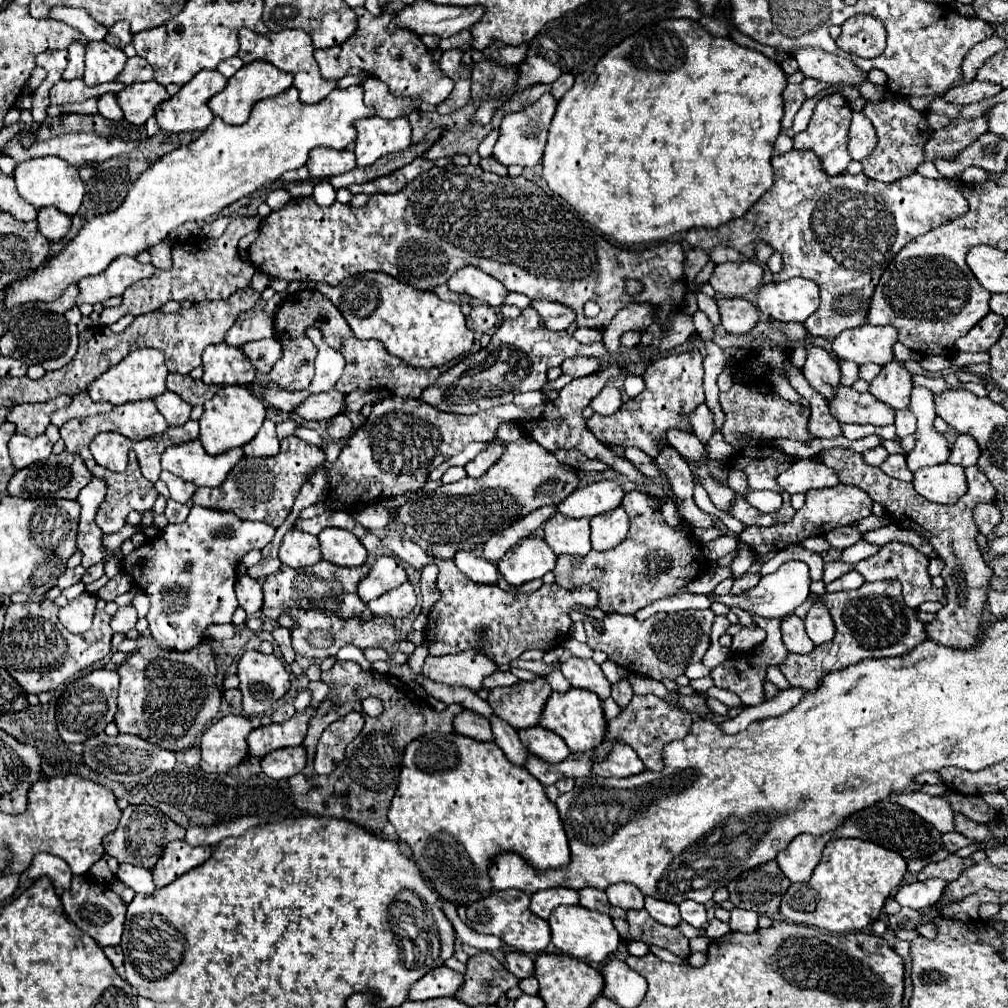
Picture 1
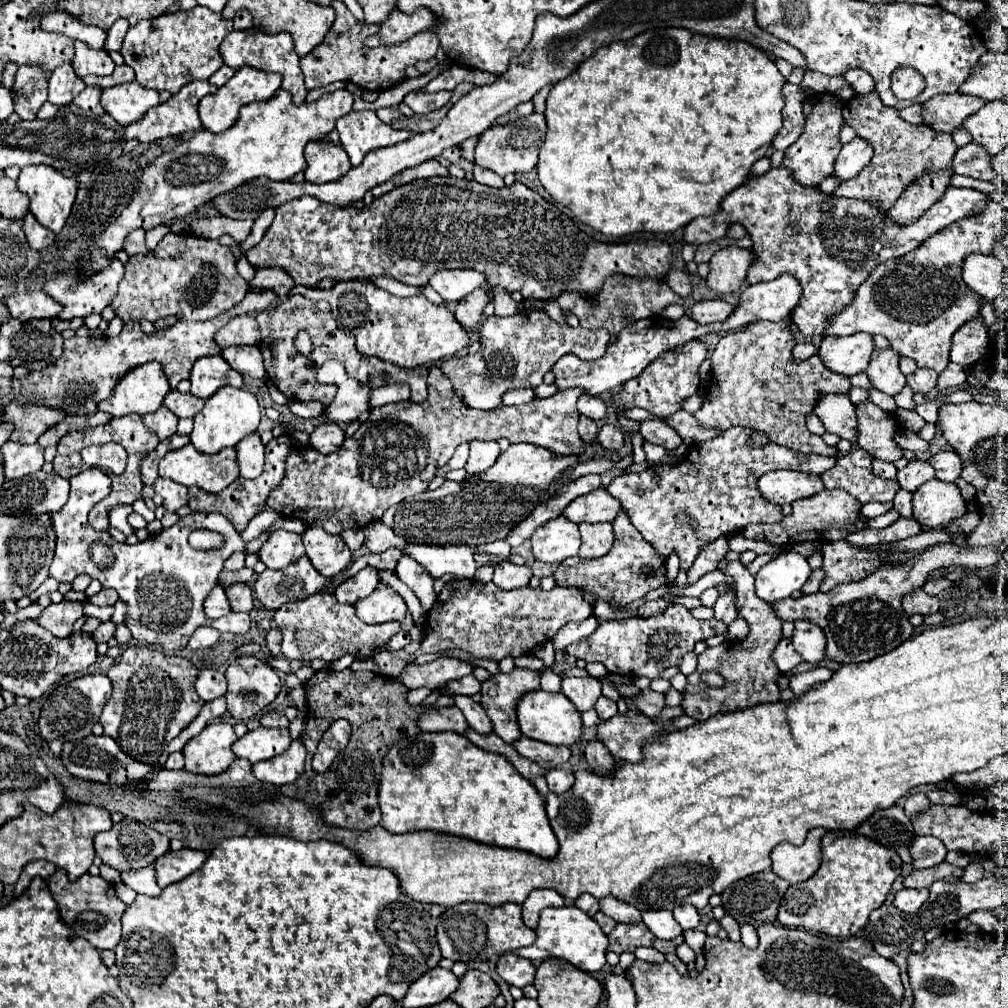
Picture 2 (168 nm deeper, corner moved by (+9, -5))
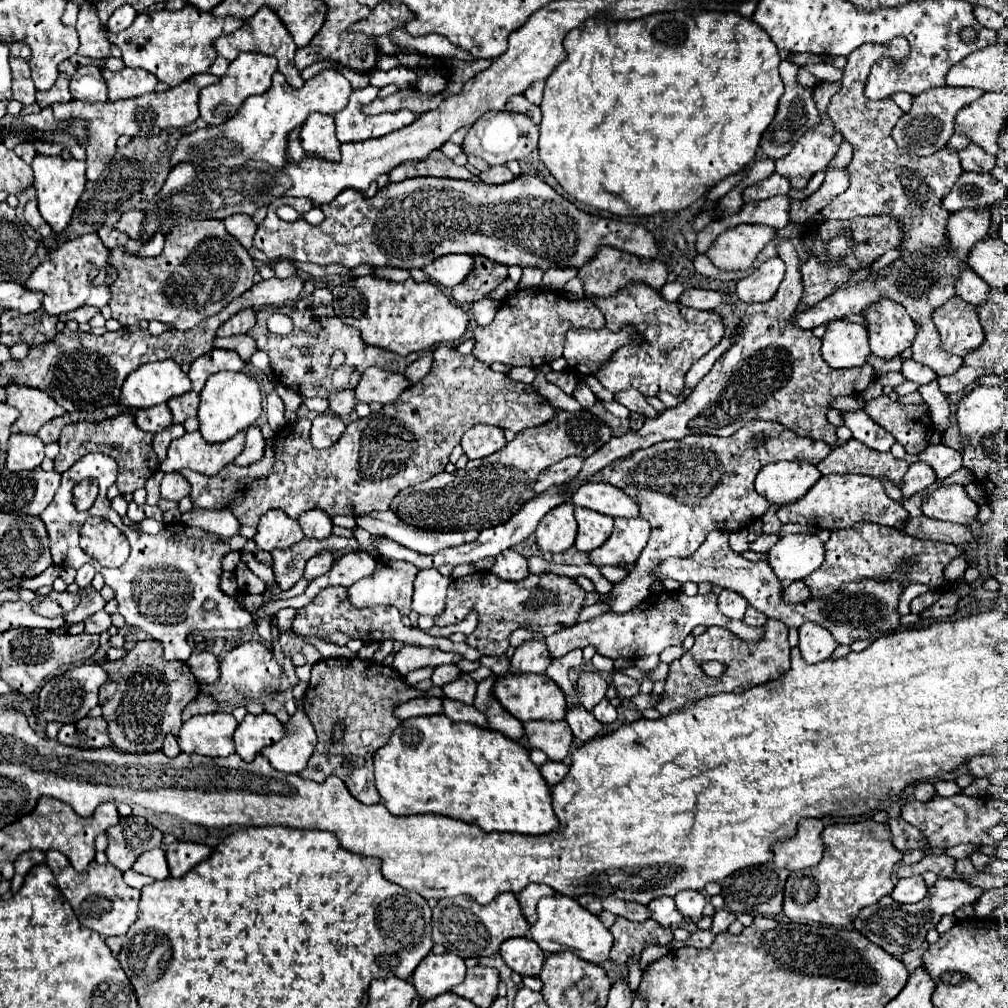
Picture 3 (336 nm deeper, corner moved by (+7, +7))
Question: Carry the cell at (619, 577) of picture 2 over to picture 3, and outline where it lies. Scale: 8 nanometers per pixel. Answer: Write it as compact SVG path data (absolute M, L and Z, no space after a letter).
M618 518L614 520L614 532L600 548L588 554L594 566L624 566L634 564L646 546L646 520L642 518Z

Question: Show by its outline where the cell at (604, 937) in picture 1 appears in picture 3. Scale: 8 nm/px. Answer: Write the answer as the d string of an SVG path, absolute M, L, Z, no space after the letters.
M560 894L542 898L538 902L538 920L534 922L534 926L530 926L530 934L532 934L532 940L548 954L570 950L578 958L592 962L592 964L606 962L608 952L612 948L612 934L600 922L600 918L588 912L584 906L580 906L576 898L560 896Z

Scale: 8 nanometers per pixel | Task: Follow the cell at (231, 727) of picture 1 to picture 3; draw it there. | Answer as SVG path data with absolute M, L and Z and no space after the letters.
M214 712L206 716L194 716L182 724L178 744L182 752L194 752L202 756L230 756L234 752L232 734L238 722L228 712Z

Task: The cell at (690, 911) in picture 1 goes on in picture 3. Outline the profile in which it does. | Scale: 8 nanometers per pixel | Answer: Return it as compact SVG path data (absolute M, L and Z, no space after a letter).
M682 890L674 896L676 900L676 908L682 912L684 918L692 918L694 922L702 918L702 910L704 910L704 896L700 892L694 890Z

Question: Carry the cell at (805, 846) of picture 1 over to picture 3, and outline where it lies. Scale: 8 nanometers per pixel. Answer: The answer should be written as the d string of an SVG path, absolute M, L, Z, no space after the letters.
M806 818L800 822L798 834L790 842L774 844L774 864L786 870L804 870L822 860L824 824L818 818Z

